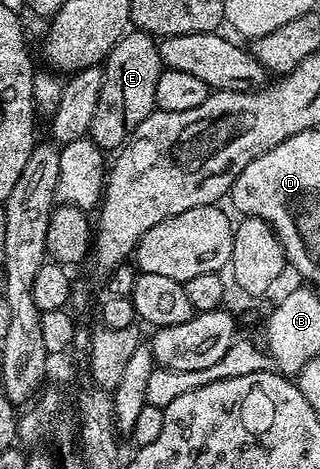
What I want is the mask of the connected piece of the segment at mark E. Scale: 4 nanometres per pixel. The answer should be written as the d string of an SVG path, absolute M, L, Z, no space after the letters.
M134 28L115 44L104 63L104 84L90 124L88 138L95 145L106 152L117 151L126 145L132 131L156 109L156 80L160 80L163 69L155 35Z

